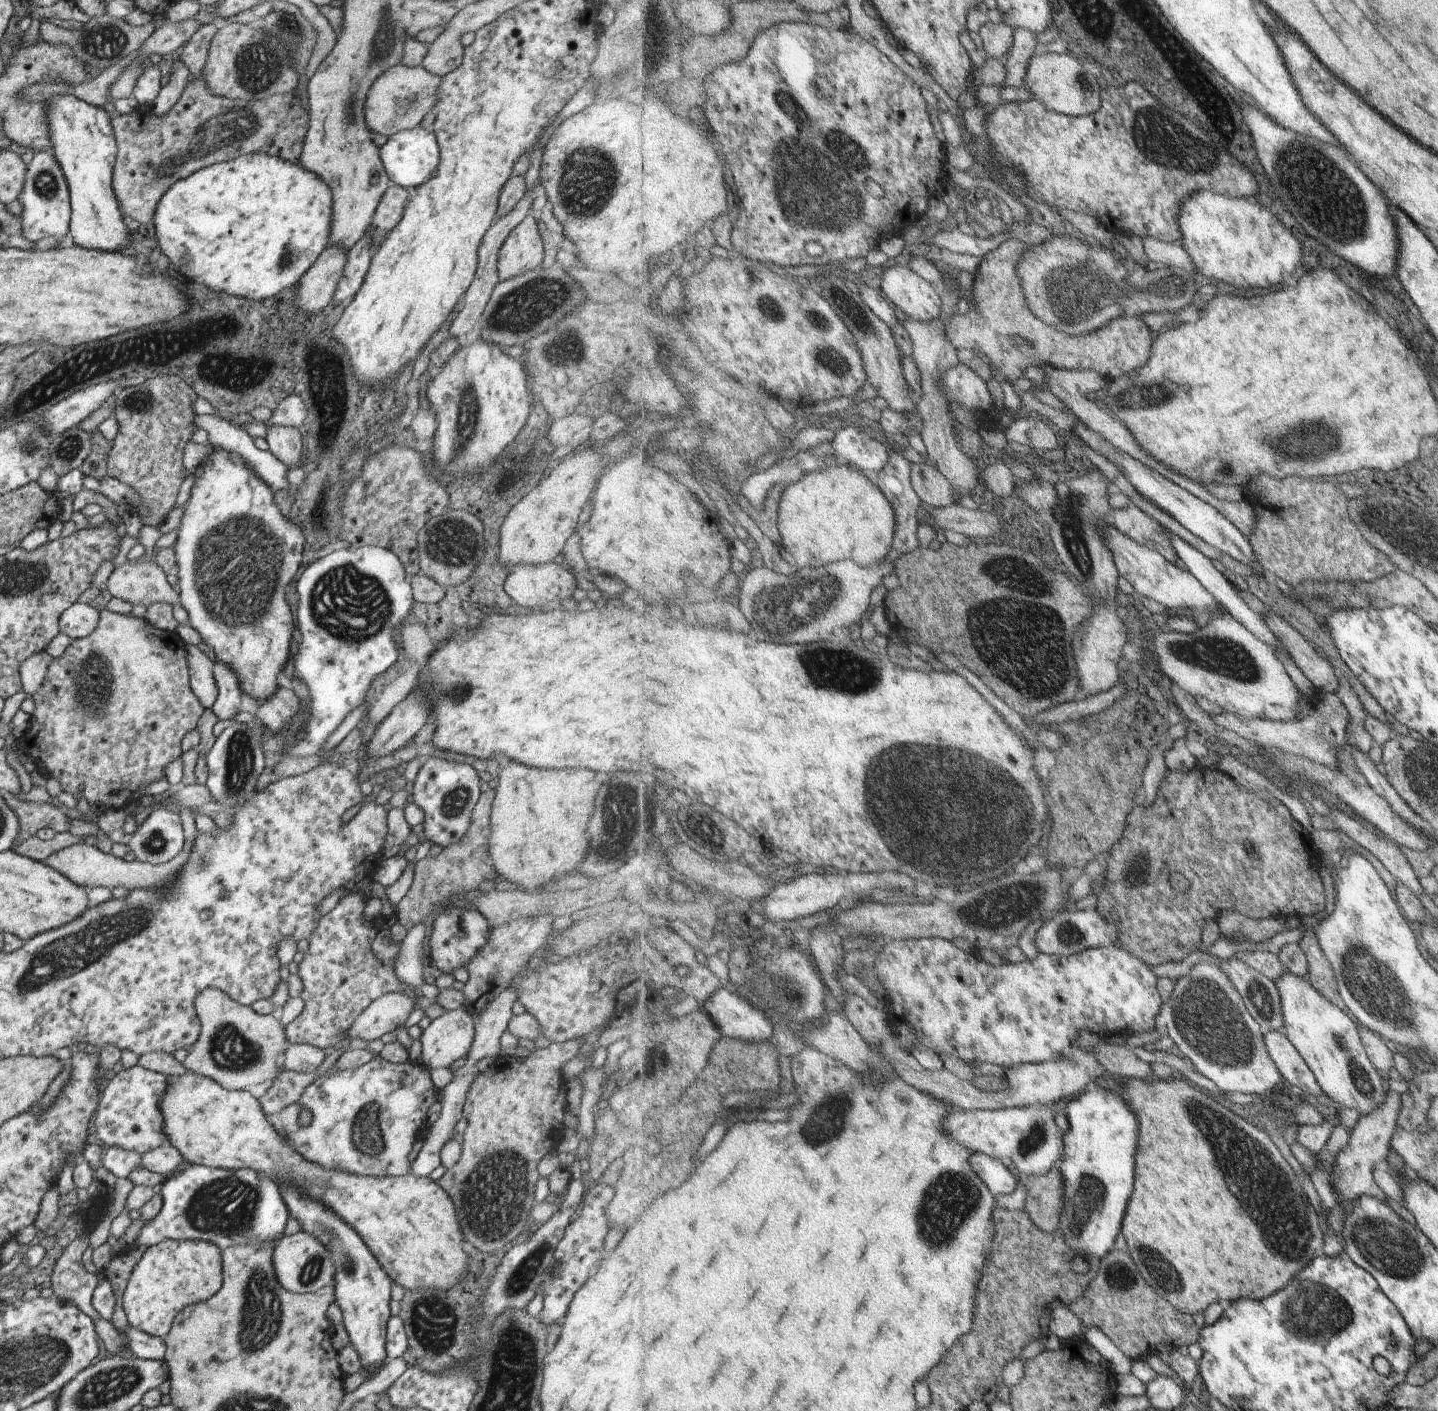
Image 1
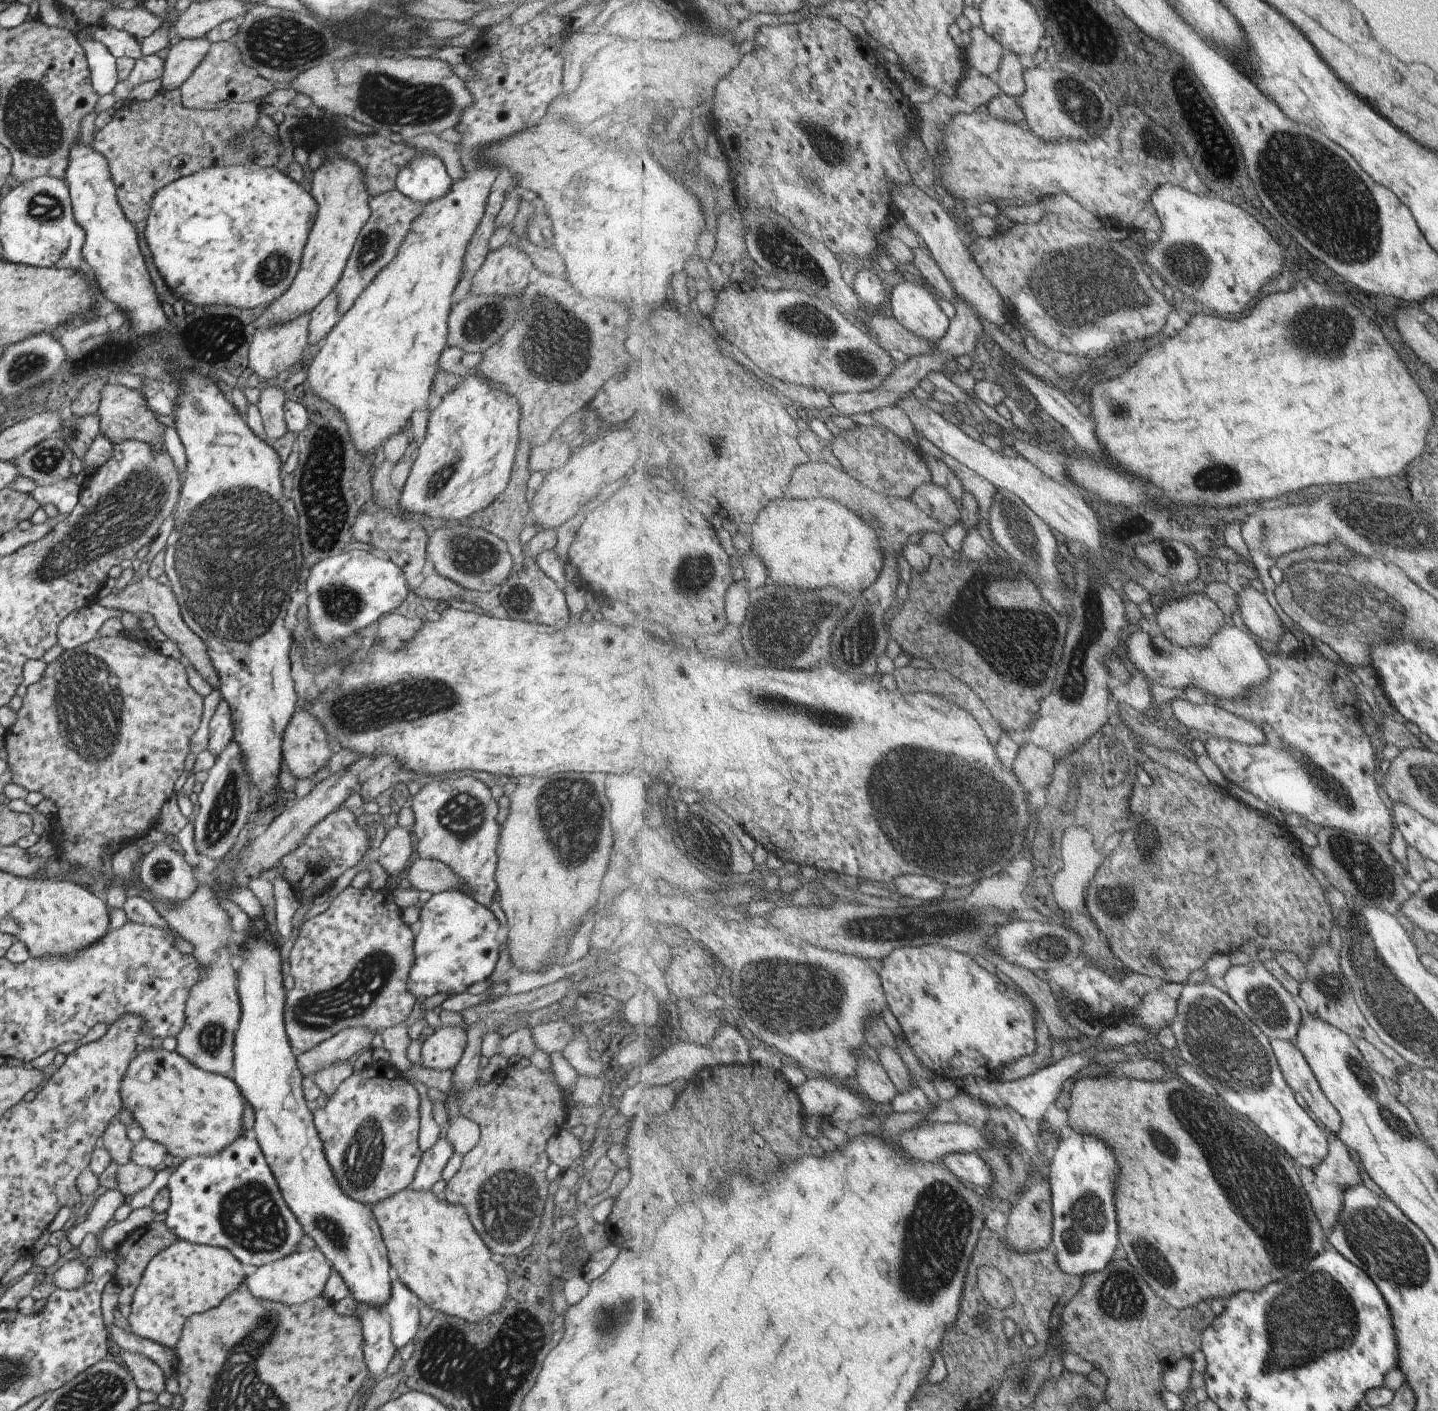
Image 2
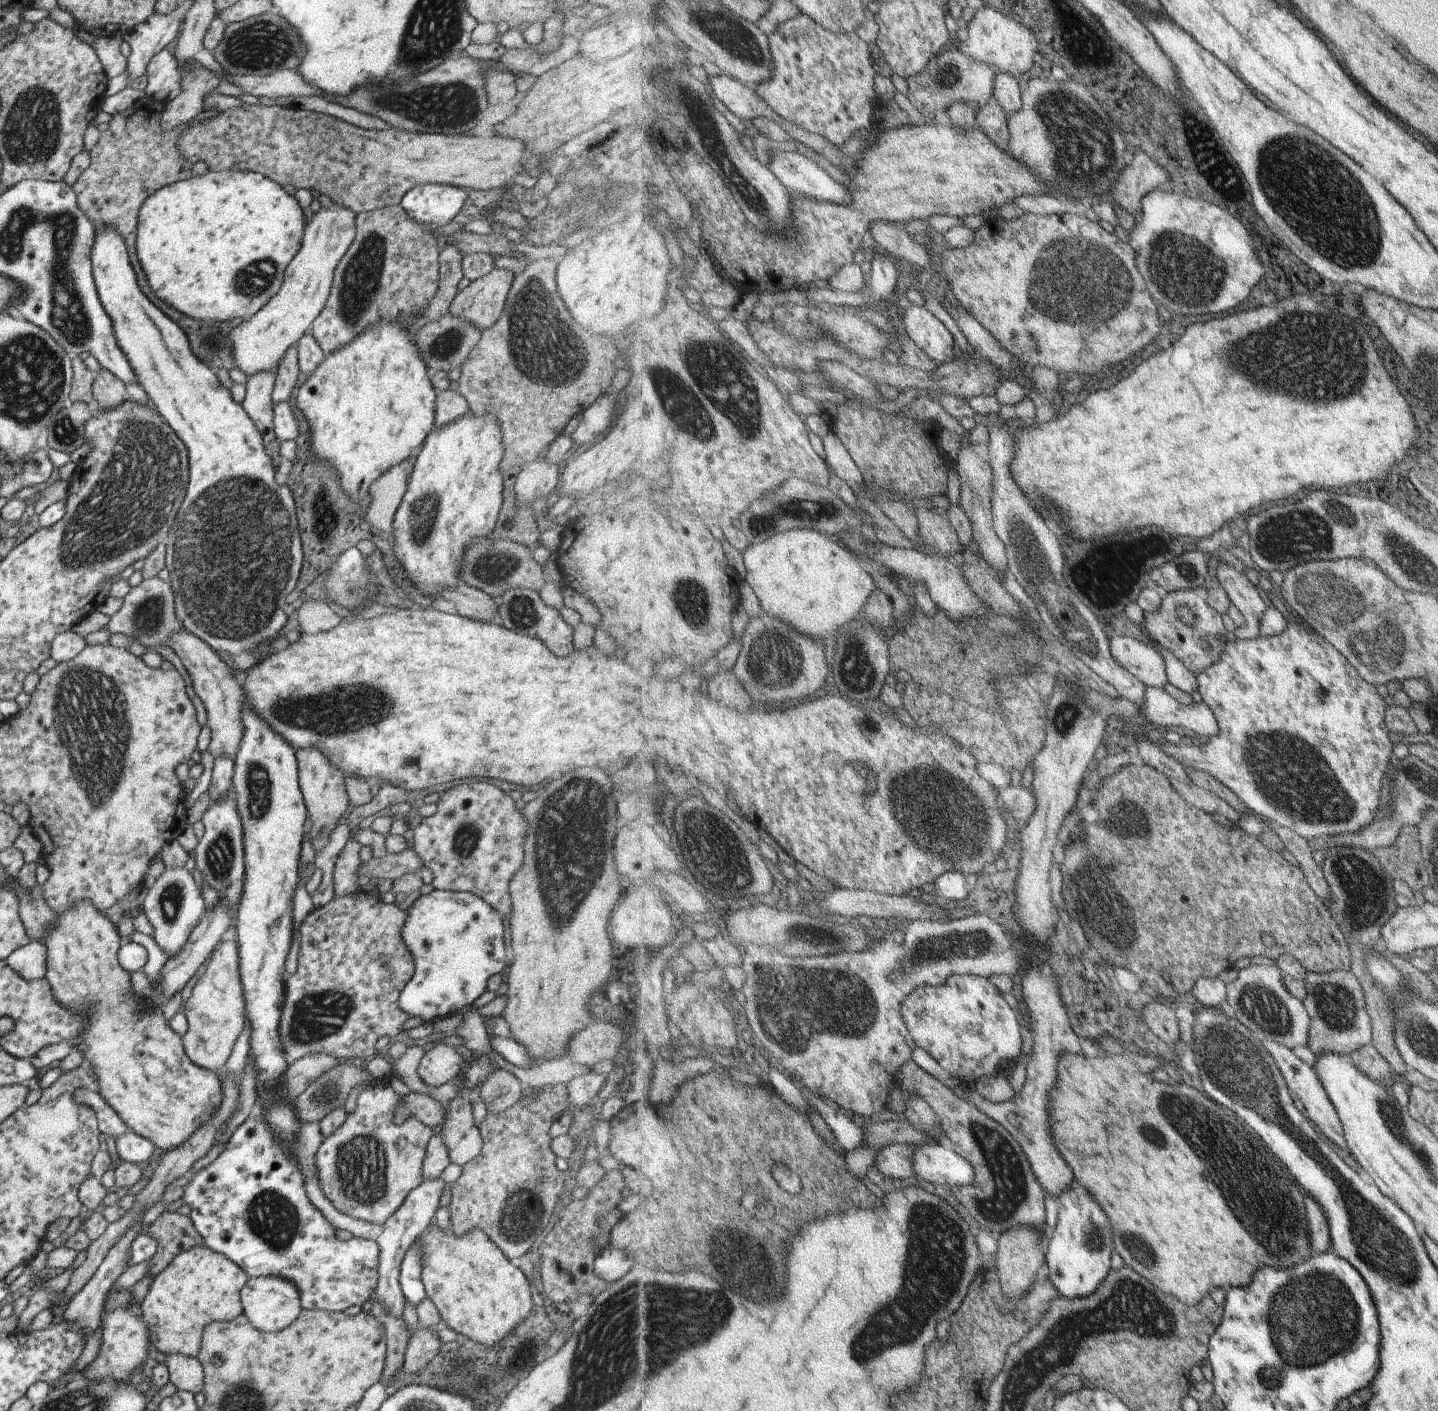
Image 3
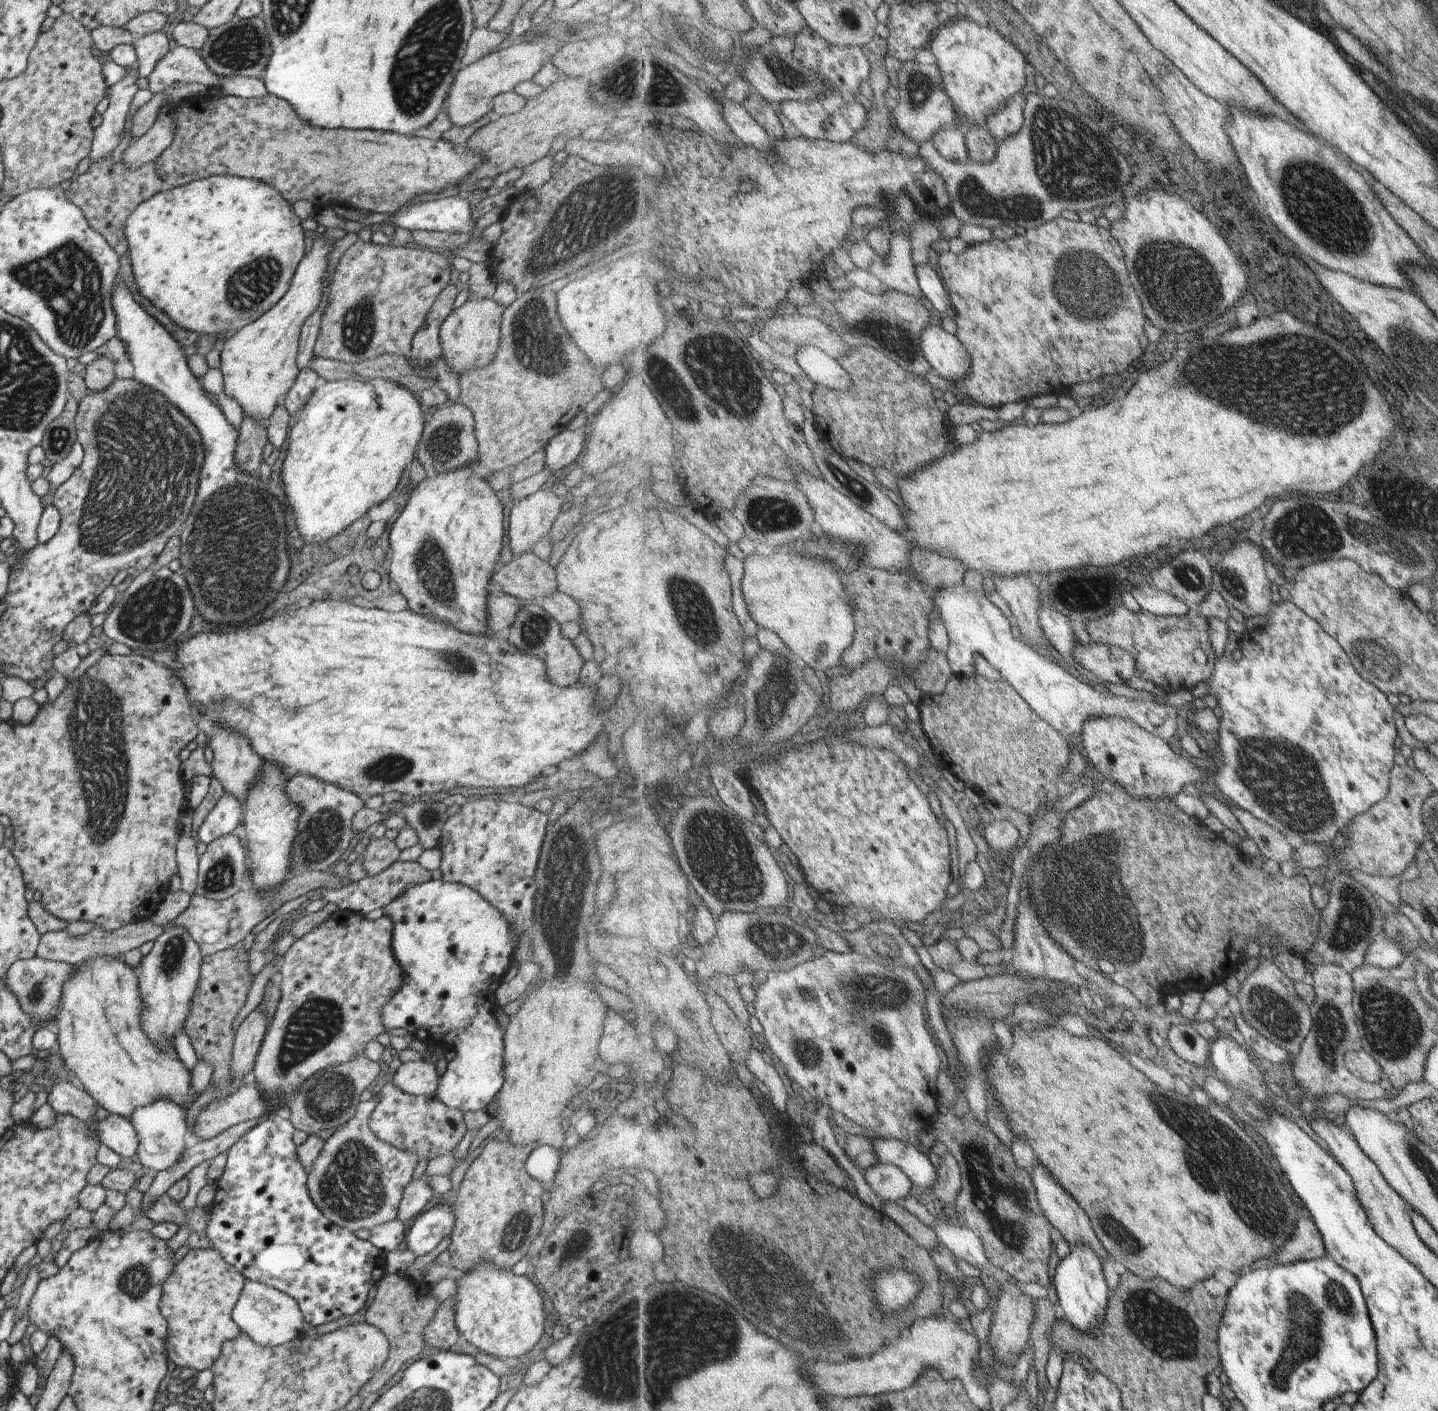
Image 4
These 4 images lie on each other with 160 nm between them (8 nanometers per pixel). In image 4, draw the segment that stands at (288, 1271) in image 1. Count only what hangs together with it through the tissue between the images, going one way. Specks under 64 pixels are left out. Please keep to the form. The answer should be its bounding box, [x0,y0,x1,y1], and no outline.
[231,1279,306,1347]

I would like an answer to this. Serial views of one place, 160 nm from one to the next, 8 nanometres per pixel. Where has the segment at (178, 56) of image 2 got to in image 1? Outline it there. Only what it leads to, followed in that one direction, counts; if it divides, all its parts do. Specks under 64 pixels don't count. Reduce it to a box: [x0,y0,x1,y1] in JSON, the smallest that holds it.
[151,56,190,116]

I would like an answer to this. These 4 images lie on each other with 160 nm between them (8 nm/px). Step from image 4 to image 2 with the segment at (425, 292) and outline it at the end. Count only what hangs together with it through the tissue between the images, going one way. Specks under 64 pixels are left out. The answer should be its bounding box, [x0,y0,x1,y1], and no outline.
[333,189,423,316]

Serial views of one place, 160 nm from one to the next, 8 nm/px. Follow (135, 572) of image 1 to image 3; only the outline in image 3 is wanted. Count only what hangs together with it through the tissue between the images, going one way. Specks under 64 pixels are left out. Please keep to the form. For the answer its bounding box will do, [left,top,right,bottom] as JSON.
[168,628,244,759]

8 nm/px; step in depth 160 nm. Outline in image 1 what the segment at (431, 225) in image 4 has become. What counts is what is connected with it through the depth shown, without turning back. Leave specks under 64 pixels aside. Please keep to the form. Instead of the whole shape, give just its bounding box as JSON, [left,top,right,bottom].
[380,125,440,190]

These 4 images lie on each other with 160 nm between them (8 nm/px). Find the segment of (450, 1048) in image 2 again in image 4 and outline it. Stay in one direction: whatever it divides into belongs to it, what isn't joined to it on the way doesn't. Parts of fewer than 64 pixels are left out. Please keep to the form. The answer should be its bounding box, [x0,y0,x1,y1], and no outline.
[393,1060,439,1096]

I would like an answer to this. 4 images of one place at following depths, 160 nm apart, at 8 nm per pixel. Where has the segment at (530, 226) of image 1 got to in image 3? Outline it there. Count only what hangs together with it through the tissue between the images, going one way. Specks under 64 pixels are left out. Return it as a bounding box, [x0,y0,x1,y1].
[449,268,515,333]

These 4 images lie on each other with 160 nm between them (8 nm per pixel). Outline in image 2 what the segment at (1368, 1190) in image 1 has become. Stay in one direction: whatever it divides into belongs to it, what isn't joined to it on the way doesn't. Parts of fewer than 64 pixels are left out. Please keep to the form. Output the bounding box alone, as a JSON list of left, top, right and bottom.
[1300,1135,1362,1233]

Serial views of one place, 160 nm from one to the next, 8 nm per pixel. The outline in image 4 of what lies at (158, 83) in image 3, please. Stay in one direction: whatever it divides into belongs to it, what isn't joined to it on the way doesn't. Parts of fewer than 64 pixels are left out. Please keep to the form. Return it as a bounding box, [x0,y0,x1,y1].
[132,31,170,77]

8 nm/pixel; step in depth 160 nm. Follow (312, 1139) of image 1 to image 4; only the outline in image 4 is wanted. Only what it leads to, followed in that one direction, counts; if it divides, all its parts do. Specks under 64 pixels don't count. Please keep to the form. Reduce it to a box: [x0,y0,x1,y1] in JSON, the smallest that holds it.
[307,1099,418,1230]

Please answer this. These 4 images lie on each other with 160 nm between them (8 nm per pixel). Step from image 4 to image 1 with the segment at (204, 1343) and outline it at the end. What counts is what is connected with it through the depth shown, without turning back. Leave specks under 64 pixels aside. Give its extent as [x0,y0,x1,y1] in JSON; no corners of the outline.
[123,1240,222,1339]

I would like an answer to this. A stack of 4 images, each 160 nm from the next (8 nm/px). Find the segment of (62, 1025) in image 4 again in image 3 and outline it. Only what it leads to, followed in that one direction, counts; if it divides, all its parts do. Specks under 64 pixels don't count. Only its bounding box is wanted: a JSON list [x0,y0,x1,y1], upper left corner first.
[40,902,222,1151]

